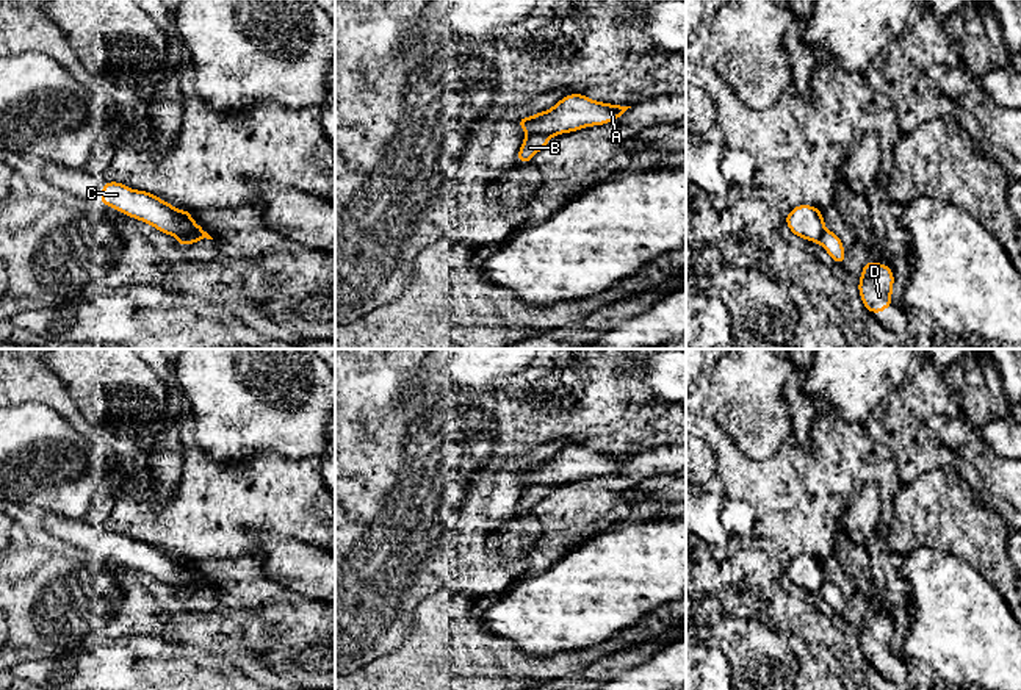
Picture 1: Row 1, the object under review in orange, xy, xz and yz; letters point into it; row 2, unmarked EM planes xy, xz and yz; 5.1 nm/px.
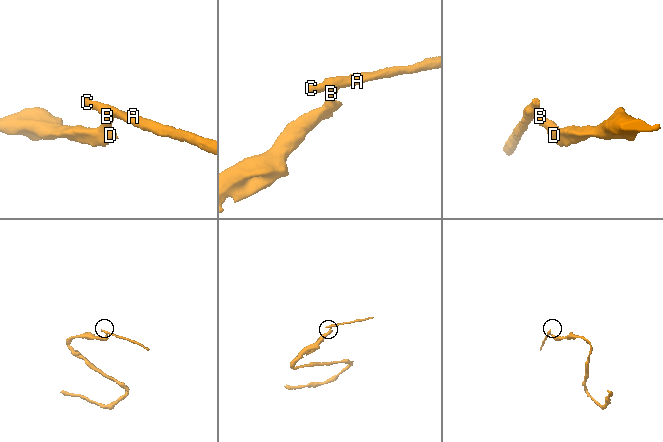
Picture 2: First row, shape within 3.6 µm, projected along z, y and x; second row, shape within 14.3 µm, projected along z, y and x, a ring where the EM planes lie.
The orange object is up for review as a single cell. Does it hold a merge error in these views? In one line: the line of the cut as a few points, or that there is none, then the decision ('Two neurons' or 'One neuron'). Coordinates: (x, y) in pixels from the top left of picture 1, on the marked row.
Split along xz (526, 133), (545, 133), (550, 136). Two neurons

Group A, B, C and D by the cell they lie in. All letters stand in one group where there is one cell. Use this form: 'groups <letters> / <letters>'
groups A C / B D

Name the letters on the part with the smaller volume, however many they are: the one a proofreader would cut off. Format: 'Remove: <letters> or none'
Remove: A, C

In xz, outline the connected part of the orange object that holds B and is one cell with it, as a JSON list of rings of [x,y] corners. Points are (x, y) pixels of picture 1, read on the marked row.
[[[529,133],[520,147],[517,161],[529,163],[532,156],[550,142],[550,136],[542,133]]]

